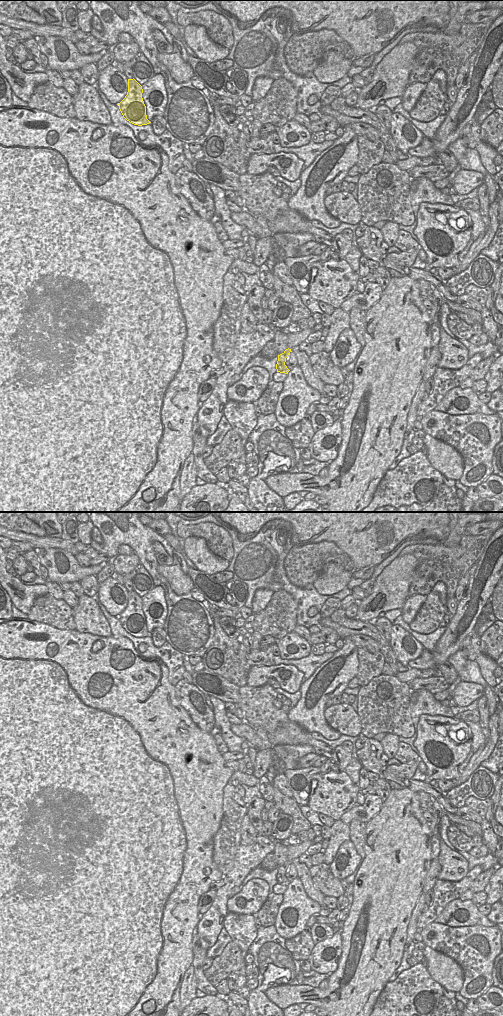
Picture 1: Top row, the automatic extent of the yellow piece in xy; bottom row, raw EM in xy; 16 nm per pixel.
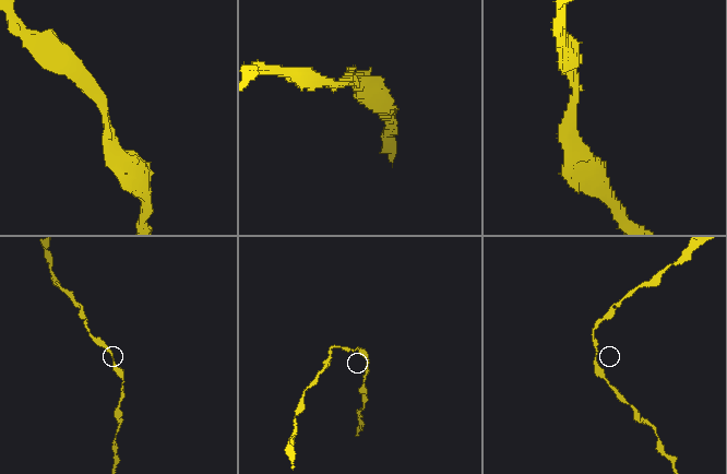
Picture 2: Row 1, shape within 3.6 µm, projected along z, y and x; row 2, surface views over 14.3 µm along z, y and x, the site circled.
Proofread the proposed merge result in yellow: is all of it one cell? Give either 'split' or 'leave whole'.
leave whole

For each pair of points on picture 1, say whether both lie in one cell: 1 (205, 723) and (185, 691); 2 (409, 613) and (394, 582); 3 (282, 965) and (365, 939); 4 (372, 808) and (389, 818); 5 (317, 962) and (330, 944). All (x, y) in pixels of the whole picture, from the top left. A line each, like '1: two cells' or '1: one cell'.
1: one cell
2: two cells
3: two cells
4: two cells
5: one cell

